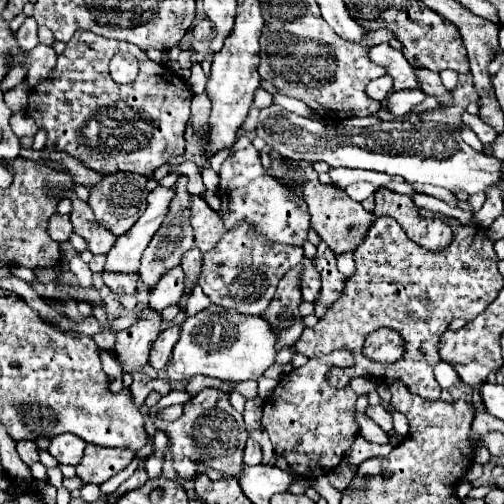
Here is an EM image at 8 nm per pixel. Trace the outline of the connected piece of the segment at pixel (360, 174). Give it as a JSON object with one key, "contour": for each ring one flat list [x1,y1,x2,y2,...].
{"contour":[[331,167,329,169,329,177,333,183,339,183,341,187,347,187,351,183,357,183,357,181,369,181,369,183,375,183,375,185,385,185,391,181,389,175,381,175,381,173,375,173,375,171,361,171,361,169,347,169,347,167]]}

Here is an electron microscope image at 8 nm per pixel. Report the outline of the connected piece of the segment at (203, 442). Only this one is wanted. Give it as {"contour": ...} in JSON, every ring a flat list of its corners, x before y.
{"contour":[[203,389,189,403,185,403,185,411,177,421,155,419,155,427,169,437,169,451,177,477,185,481,193,479,199,463,213,467,223,477,239,477,243,469,247,431,243,417,231,407,227,393,217,389]]}

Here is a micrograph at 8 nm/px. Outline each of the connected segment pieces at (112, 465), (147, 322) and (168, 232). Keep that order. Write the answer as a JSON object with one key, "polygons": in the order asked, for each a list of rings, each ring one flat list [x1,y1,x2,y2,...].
{"polygons":[[[87,445,85,455,81,463,75,467,77,477,81,479,83,485,95,483,101,485,119,471,123,471,135,453,131,449,121,449,121,447,99,447,99,445]],[[143,309,141,311,143,319,135,323,133,327,119,331,115,337,115,347,113,353,117,355,117,361,123,369,123,373,135,373,141,371,141,367,149,359,149,351,159,337,159,323,161,323,161,313,153,309]],[[181,175,177,179,177,193,169,205,169,213,167,213,161,229,153,235,151,243,147,245,147,249,143,251,143,257,141,257,139,277,141,277,147,291,151,291,157,285,159,277,165,271,177,267,181,263,181,255,193,247,193,229,189,229,189,197,191,195,187,193,187,177]]]}

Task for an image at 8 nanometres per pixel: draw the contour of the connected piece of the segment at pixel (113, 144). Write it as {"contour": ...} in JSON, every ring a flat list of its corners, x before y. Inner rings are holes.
{"contour":[[75,31,73,39,59,55,57,65,47,77,47,81,31,89,27,115,35,119,39,129,47,131,47,143,45,143,47,151,65,151,101,175,125,171,125,173,137,173,149,177,157,167,165,165,171,157,183,155,185,149,183,133,191,115,189,109,191,99,193,93,189,85,169,67,153,63,139,47,126,41,105,39,91,31],[121,51,133,53,139,61,137,79,125,85,115,83,109,75,109,61,115,53]]}

